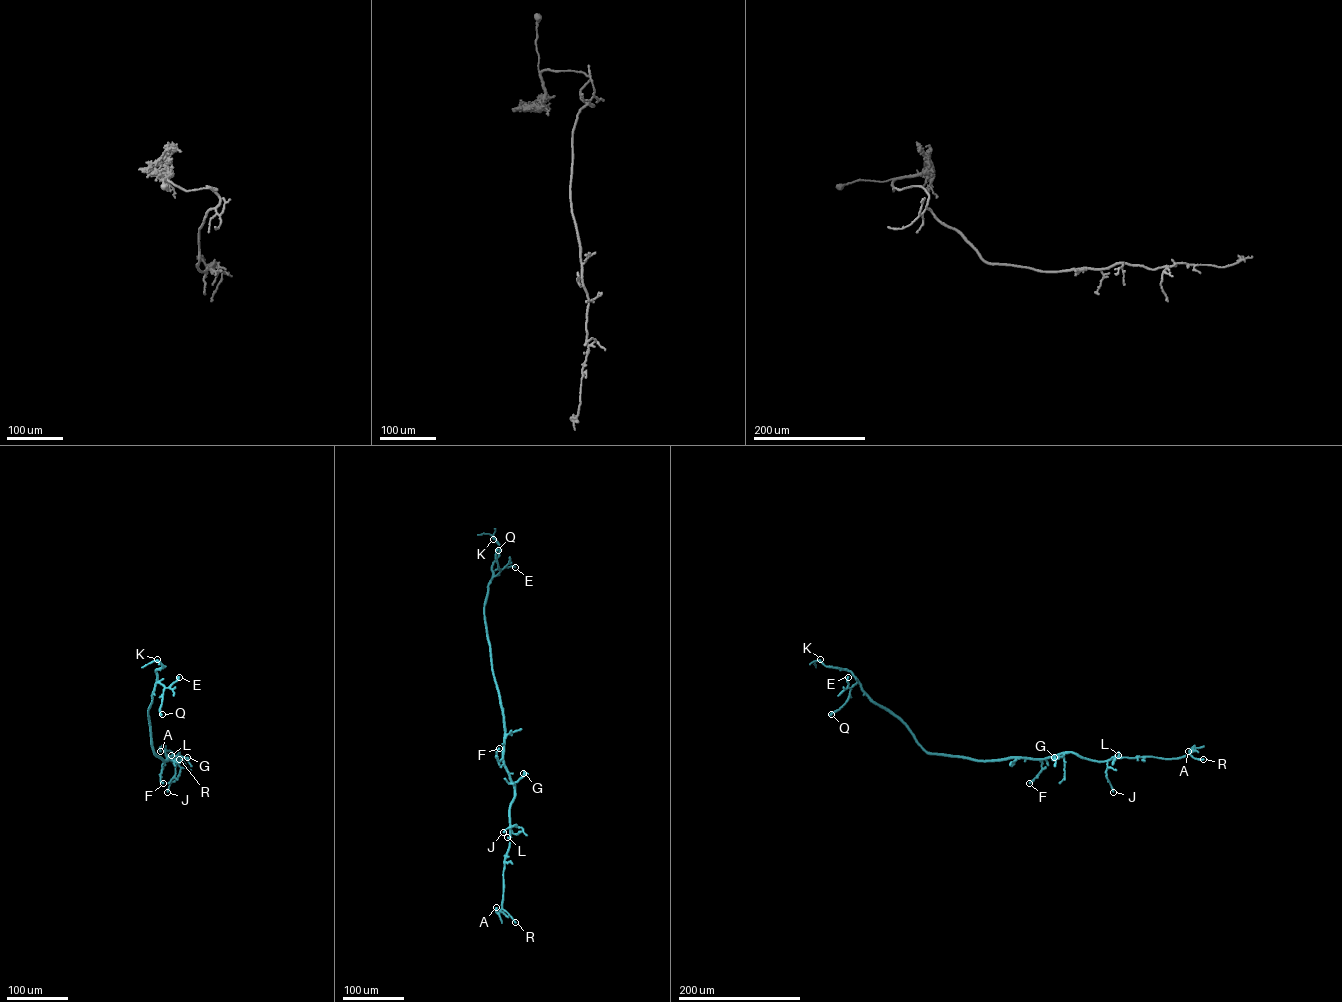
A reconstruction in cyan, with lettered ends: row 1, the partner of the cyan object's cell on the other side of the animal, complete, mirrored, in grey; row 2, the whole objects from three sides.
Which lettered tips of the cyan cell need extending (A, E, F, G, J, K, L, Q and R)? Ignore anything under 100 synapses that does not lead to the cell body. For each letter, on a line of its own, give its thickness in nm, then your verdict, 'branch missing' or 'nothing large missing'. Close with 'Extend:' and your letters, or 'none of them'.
A: 750 nm | nothing large missing
E: 400 nm | nothing large missing
F: 650 nm | nothing large missing
G: 600 nm | nothing large missing
J: 550 nm | nothing large missing
K: 180 nm | nothing large missing
L: 180 nm | nothing large missing
Q: 150 nm | nothing large missing
R: 650 nm | nothing large missing
Extend: none of them

